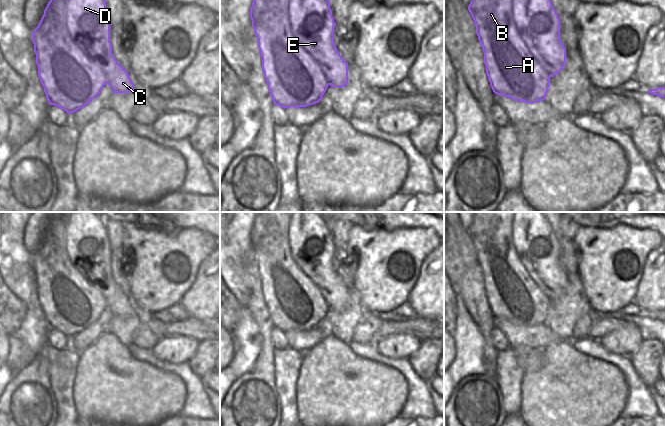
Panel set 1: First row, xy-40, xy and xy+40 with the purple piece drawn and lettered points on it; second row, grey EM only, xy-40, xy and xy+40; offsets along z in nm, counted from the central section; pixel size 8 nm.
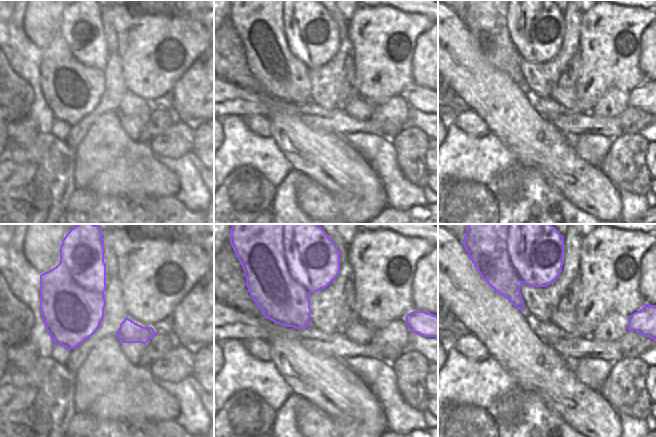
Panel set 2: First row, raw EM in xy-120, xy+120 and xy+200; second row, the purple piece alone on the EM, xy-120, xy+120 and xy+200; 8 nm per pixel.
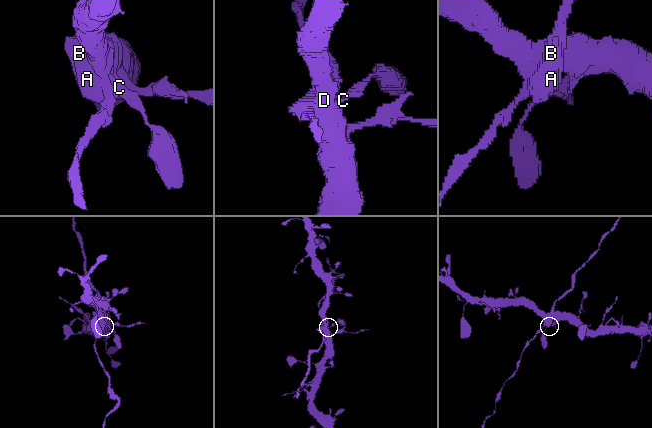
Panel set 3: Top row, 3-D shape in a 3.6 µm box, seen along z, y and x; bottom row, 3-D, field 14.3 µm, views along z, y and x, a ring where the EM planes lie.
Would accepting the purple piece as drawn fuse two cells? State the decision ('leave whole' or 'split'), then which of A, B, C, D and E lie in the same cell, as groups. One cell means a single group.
split | A B / C D E

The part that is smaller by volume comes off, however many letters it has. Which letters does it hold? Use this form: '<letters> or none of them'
A, B

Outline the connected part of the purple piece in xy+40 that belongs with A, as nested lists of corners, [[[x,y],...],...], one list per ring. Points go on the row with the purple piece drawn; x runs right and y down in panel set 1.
[[[471,0],[468,10],[484,52],[486,74],[493,92],[525,103],[545,100],[550,76],[519,36],[512,16],[512,0]]]

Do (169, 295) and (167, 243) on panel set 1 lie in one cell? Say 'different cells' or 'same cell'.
same cell

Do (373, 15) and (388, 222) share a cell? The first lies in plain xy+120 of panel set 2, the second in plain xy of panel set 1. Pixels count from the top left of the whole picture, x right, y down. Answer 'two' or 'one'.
two

